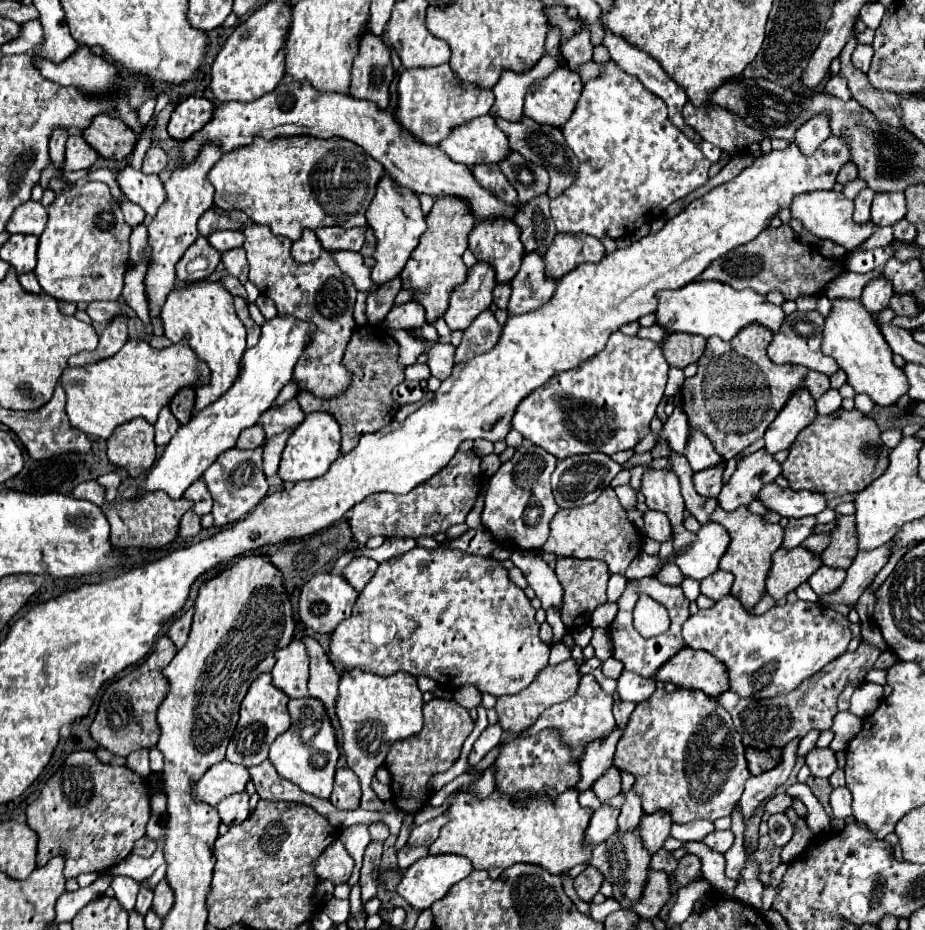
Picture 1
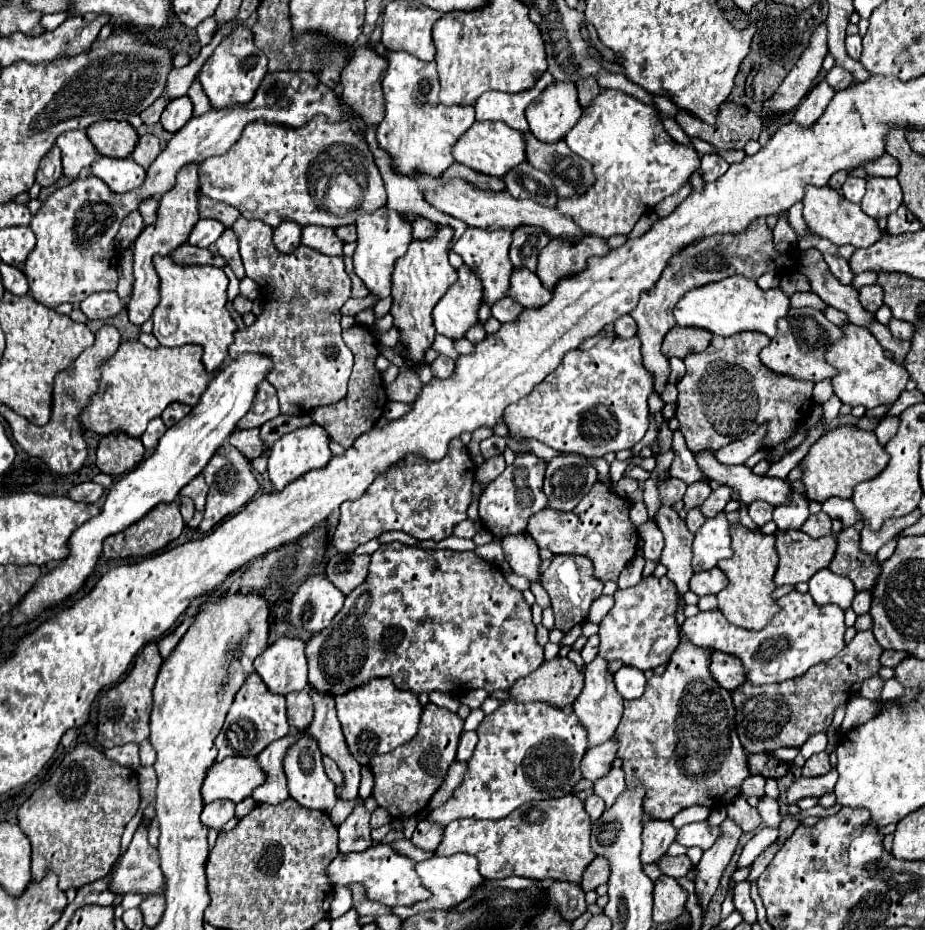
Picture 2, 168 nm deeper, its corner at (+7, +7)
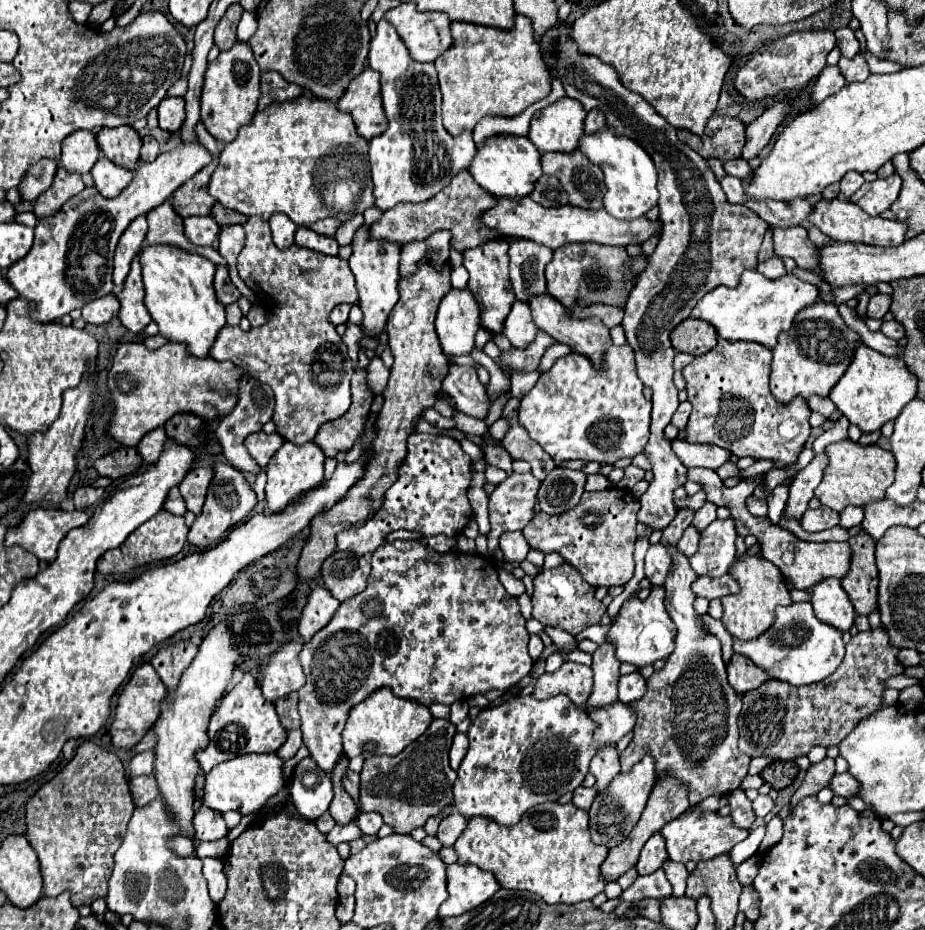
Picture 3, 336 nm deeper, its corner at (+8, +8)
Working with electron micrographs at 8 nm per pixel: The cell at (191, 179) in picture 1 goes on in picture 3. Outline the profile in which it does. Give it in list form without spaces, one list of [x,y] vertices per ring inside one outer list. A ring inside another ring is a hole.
[[[138,257],[132,263],[132,269],[124,283],[124,289],[118,295],[118,301],[122,305],[118,311],[120,323],[132,333],[142,333],[144,327],[152,321],[152,317],[148,315],[148,309],[144,307],[144,285],[140,279]]]

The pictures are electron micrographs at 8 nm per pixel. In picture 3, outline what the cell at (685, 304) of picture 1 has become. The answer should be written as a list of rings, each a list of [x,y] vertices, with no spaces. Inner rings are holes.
[[[744,271],[742,283],[738,287],[716,287],[714,291],[706,293],[692,311],[692,317],[712,323],[722,339],[754,341],[772,349],[776,345],[778,333],[788,331],[788,327],[792,327],[796,313],[816,301],[816,285],[800,281],[794,275],[782,275],[780,279],[772,281],[758,271]]]

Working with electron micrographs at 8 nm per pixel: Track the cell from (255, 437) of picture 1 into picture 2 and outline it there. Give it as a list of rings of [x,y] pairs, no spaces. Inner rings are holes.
[[[259,428],[249,430],[235,430],[229,436],[229,444],[233,444],[239,452],[243,452],[249,460],[257,458],[263,452],[263,442],[259,438]]]

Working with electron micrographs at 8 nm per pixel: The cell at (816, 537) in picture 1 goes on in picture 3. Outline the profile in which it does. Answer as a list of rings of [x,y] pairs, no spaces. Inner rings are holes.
[[[820,505],[818,509],[808,509],[802,515],[800,525],[804,527],[804,531],[816,533],[816,531],[824,531],[824,529],[830,529],[830,527],[838,525],[838,521],[840,521],[840,515],[836,511],[832,511],[830,507]]]

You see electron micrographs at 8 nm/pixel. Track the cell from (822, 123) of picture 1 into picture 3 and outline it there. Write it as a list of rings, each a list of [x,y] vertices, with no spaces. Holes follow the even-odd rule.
[[[826,65],[824,71],[820,73],[820,77],[816,79],[814,89],[812,89],[814,105],[822,103],[826,97],[840,91],[844,85],[846,85],[846,79],[840,75],[840,69],[836,65]]]

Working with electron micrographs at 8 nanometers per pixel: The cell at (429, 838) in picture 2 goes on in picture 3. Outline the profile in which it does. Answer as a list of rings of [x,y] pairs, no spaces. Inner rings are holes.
[[[452,811],[444,821],[440,821],[438,839],[442,841],[444,847],[452,847],[466,825],[468,825],[468,819],[464,815],[460,815],[458,811]]]

